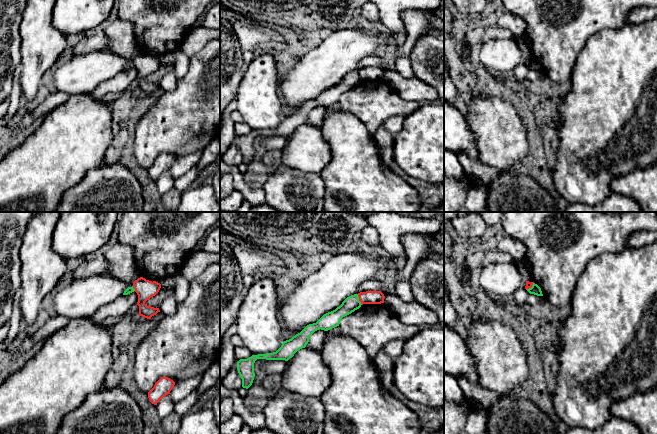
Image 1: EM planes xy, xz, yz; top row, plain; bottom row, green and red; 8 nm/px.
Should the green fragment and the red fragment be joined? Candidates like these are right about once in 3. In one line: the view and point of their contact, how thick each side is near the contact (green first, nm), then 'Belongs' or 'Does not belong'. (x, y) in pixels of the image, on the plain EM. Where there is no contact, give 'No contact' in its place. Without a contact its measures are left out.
Touches green at xz (358, 75). Thickness 120 nm (green) against 110 nm. Does not belong

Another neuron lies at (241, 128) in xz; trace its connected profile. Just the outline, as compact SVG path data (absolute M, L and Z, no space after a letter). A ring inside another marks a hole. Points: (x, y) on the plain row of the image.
M245 122L235 123L234 129L236 135L247 135L253 131L252 128Z

